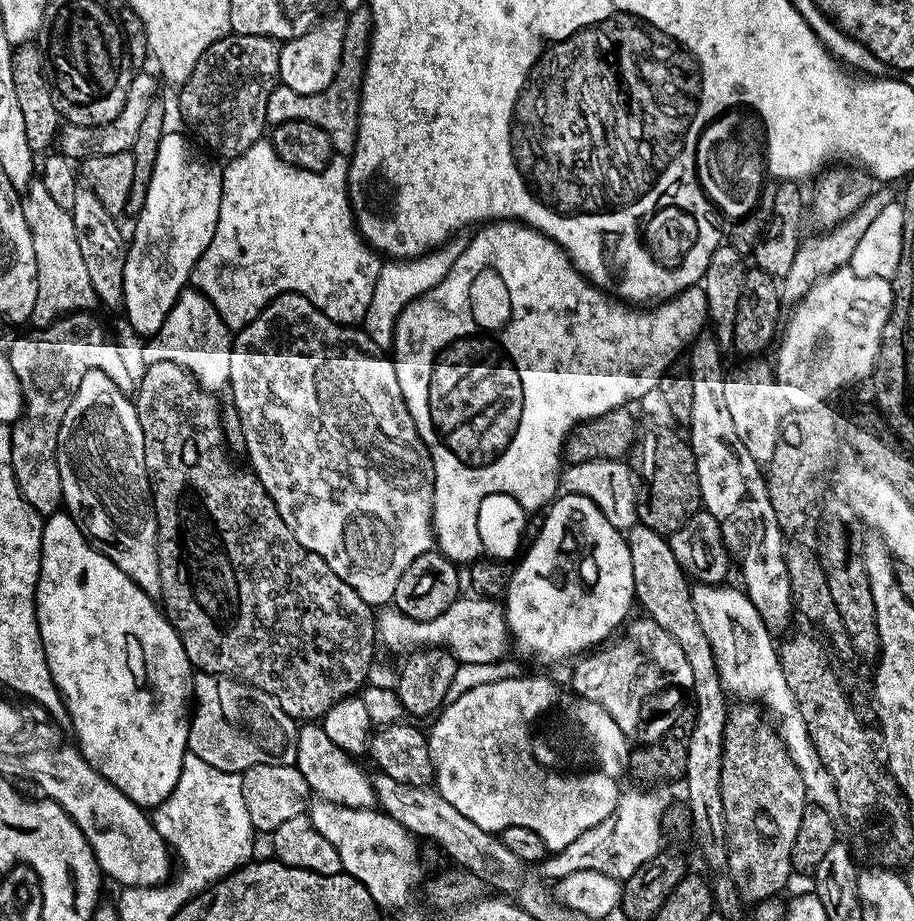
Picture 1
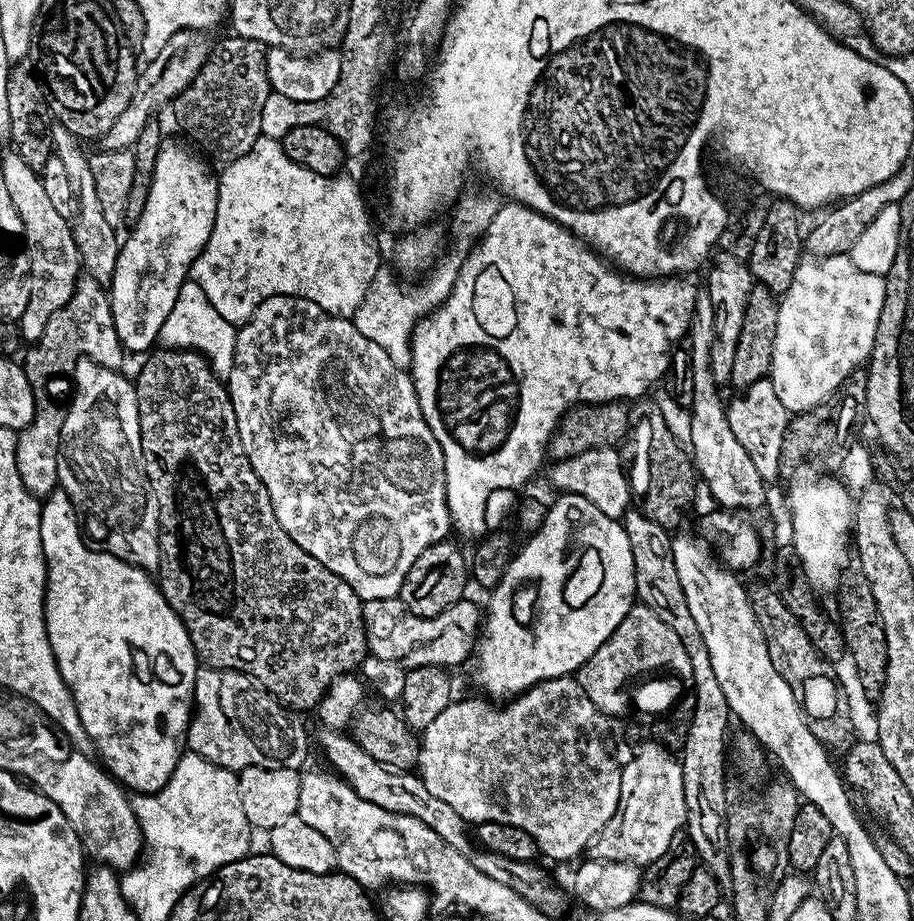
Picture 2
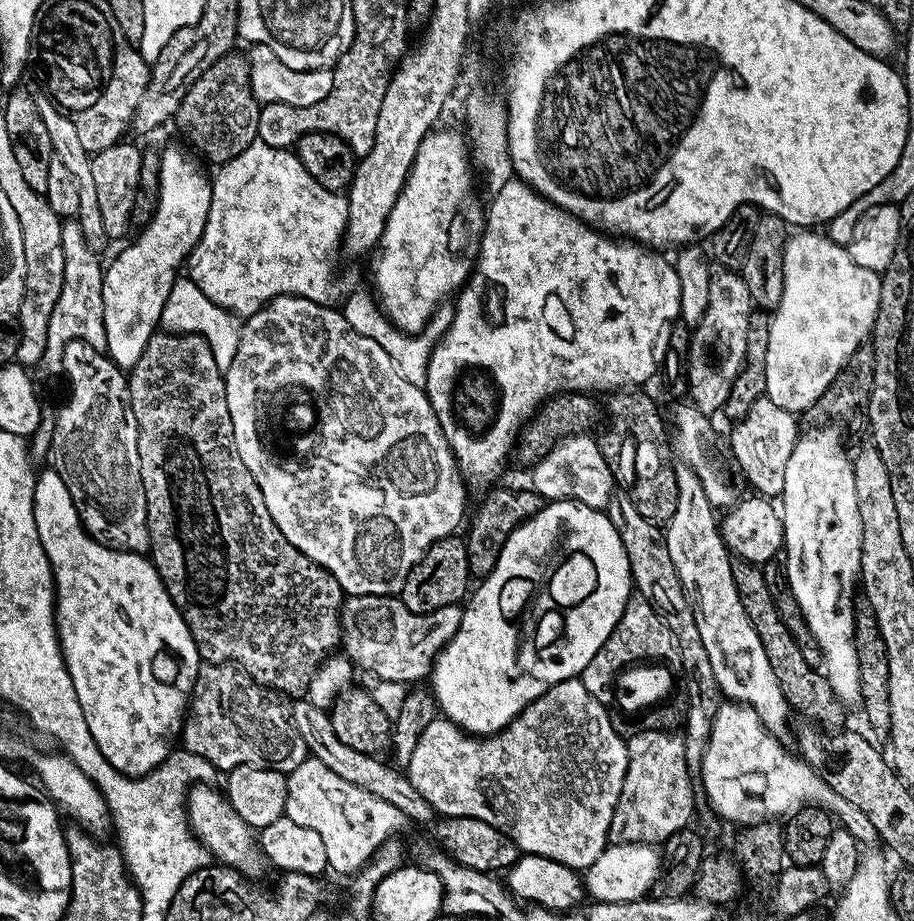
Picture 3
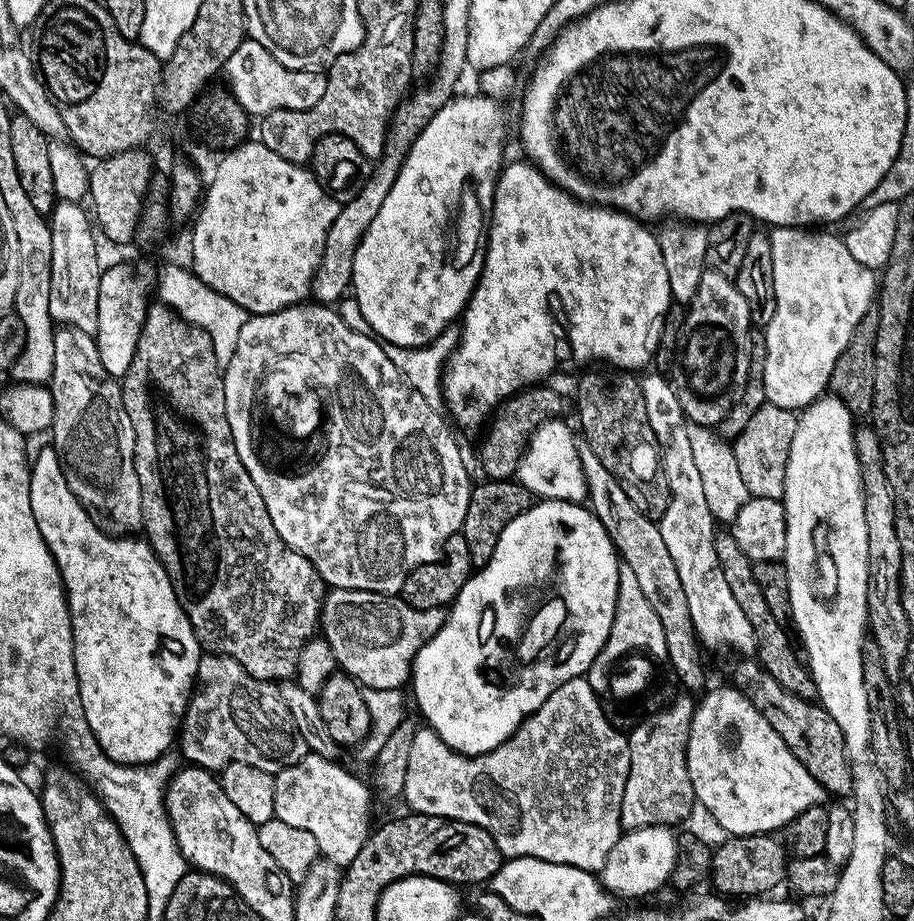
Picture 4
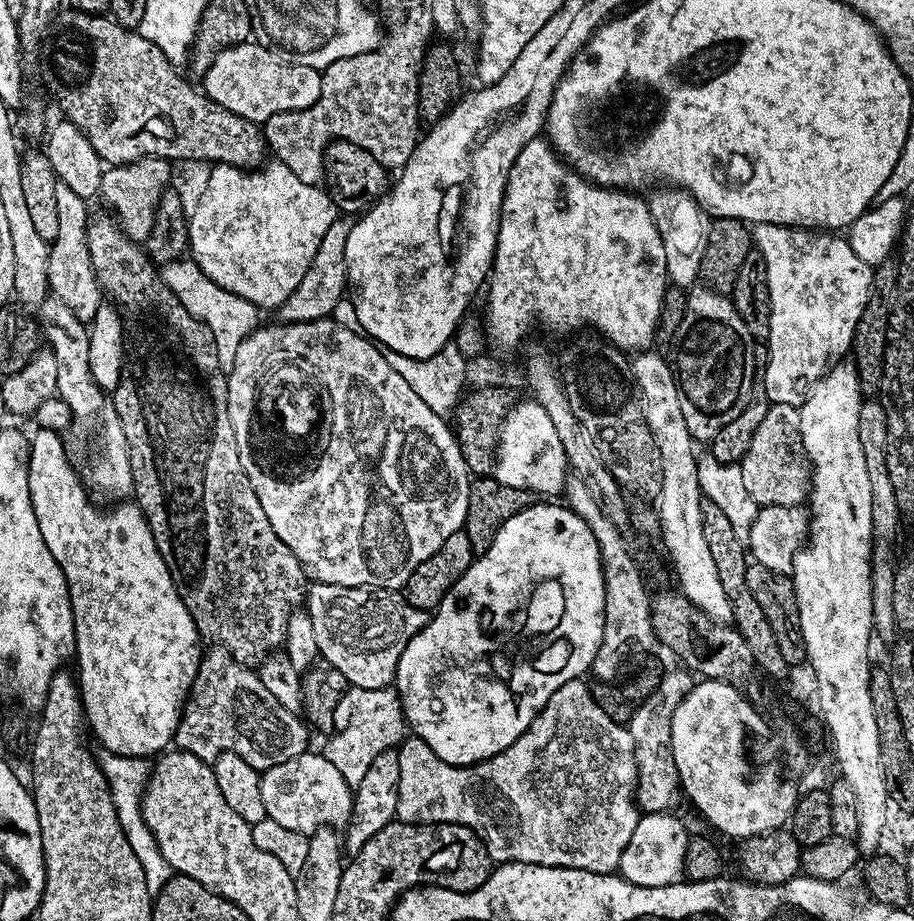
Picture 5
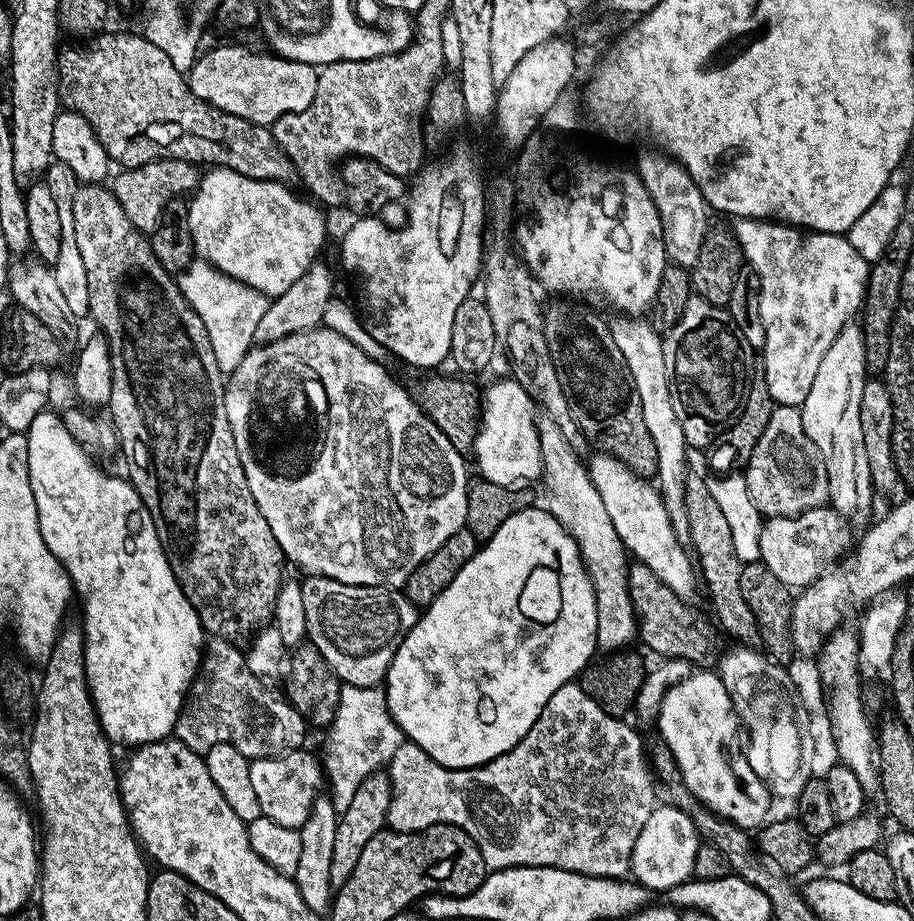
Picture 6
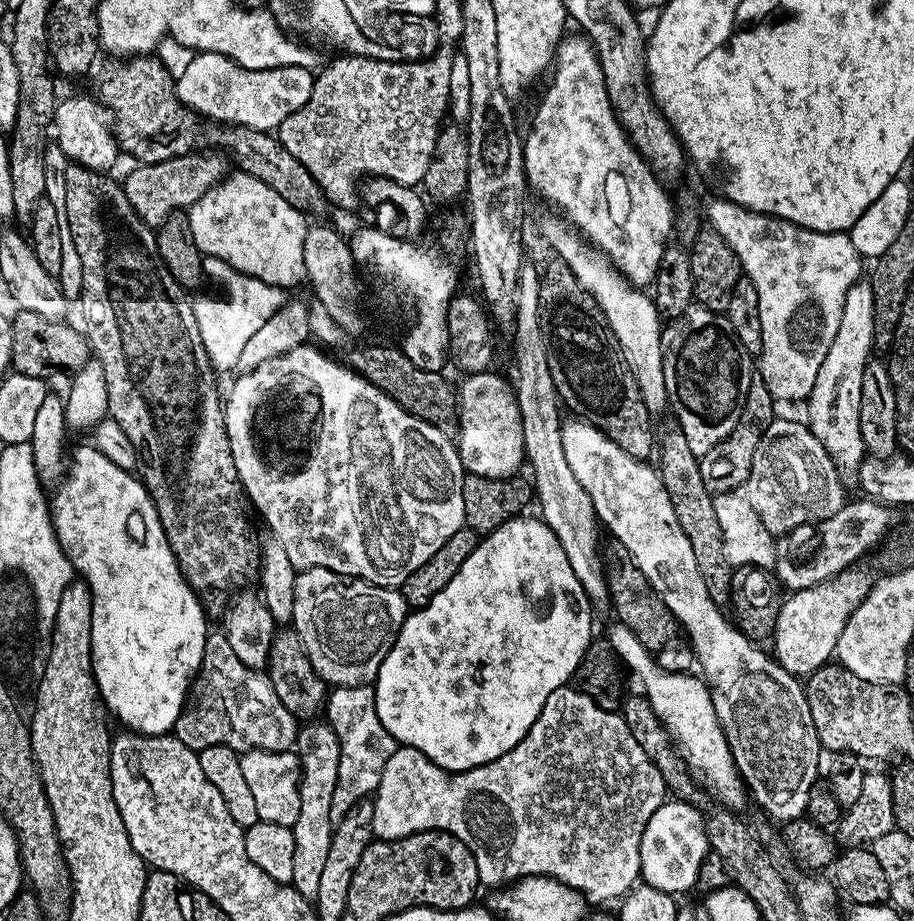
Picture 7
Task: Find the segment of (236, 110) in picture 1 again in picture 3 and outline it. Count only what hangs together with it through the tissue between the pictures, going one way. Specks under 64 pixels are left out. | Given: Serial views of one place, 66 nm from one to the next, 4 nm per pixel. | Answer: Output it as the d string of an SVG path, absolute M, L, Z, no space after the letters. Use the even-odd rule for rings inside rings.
M229 54L214 62L186 90L174 117L174 125L193 144L191 147L205 161L213 160L216 166L233 160L257 139L258 114L262 104L258 96L252 93L252 76L248 73L247 62L236 55Z

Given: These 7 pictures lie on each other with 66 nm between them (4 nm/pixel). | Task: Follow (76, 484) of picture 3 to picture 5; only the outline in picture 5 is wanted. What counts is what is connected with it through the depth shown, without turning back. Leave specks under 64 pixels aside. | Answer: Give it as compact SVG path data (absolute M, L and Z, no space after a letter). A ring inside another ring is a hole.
M53 296L41 303L36 310L36 318L37 324L41 326L43 339L56 359L56 394L71 410L71 424L62 434L64 453L81 484L91 495L97 499L104 497L112 500L111 502L125 501L133 493L129 446L111 395L97 386L90 374L87 325Z

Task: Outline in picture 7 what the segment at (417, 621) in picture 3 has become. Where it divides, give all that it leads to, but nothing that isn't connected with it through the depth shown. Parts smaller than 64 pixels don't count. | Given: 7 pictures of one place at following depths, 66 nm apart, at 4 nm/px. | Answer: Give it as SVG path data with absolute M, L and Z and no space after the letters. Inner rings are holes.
M305 568L296 573L294 610L290 624L296 637L302 642L314 670L325 684L337 688L353 688L359 684L371 685L375 681L409 611L403 591L367 584L364 580L345 578L325 568Z

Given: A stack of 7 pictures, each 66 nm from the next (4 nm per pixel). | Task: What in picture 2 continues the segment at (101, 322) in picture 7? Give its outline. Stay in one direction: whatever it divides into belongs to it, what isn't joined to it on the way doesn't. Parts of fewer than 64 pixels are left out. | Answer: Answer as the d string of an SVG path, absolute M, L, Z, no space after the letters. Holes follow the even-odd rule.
M176 350L180 352L160 352L153 360L148 360L144 364L144 369L140 372L140 377L135 377L134 385L137 394L137 408L140 411L140 432L141 432L141 450L144 452L143 469L150 485L151 494L158 502L158 524L159 524L159 541L160 541L160 564L158 567L158 587L160 593L166 598L166 602L172 607L180 621L184 624L184 629L188 631L188 637L192 639L192 649L196 652L197 657L205 665L213 668L231 668L233 672L243 672L252 681L259 684L265 692L269 692L271 696L275 696L281 704L292 708L309 708L315 709L324 693L327 692L332 679L344 673L351 673L365 659L366 641L364 639L364 619L362 617L362 601L356 595L355 588L347 584L338 574L334 574L326 566L322 566L322 562L318 562L306 550L302 550L302 546L298 546L291 538L290 534L278 522L278 518L272 513L272 503L268 497L268 491L264 489L264 484L258 478L258 474L252 469L252 464L248 457L244 454L244 448L240 445L240 431L236 428L236 415L232 409L232 401L228 399L228 390L223 383L216 381L217 373L210 367L209 361L205 360L199 352L195 350Z

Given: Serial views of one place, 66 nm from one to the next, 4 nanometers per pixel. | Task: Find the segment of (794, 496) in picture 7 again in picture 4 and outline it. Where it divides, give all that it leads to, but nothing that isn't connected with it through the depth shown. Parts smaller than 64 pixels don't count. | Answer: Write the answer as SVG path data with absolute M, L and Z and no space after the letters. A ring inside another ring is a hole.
M765 403L750 418L749 425L734 441L739 473L746 482L749 497L780 500L786 482L786 462L790 454L790 442L794 442L797 413L790 408Z

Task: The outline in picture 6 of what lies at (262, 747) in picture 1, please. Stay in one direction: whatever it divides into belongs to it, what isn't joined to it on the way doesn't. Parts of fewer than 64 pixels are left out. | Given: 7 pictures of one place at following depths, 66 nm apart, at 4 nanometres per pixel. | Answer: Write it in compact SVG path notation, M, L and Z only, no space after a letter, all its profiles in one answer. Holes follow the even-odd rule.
M212 638L205 643L196 677L176 720L175 739L201 754L218 743L229 743L250 761L297 751L303 745L304 719L250 671L245 653L236 647L227 638Z

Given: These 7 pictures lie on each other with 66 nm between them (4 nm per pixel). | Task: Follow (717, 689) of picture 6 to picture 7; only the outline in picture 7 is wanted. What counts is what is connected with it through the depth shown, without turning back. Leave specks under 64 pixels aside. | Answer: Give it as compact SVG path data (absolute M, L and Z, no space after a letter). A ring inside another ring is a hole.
M616 622L613 625L613 628L606 633L608 645L619 656L623 667L625 669L628 667L640 679L640 684L645 688L643 691L646 693L650 706L653 707L654 713L656 713L658 718L661 719L661 722L668 728L669 734L675 740L683 756L688 761L689 770L693 776L697 781L702 782L703 786L716 797L720 804L733 810L742 809L740 807L744 803L749 803L750 796L746 791L744 779L740 777L740 771L736 769L736 763L732 757L732 751L728 745L724 727L720 725L720 719L712 701L712 691L708 689L707 683L696 674L662 670L657 657L649 652L646 646L642 646L642 642L638 642L638 638L634 638L634 634L625 624Z

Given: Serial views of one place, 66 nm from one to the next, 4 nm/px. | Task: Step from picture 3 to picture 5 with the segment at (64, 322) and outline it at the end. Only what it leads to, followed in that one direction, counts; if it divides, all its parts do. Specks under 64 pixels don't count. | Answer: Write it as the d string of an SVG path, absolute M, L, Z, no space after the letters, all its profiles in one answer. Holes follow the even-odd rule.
M57 181L55 202L58 207L58 234L49 245L47 276L51 295L72 310L74 316L90 324L102 303L102 289L97 282L90 262L87 229L90 219L87 203L71 190L70 186Z

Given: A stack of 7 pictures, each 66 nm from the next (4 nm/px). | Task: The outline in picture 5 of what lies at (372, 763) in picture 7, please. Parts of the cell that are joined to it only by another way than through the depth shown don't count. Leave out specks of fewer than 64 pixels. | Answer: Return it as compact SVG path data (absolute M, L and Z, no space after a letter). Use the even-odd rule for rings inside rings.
M395 687L386 688L352 688L347 693L346 704L352 709L348 712L348 721L339 730L327 737L328 745L322 748L322 754L338 769L338 774L346 778L346 782L355 786L362 782L370 762L378 758L386 750L396 748L405 739L406 721L404 707L400 704L400 696Z

